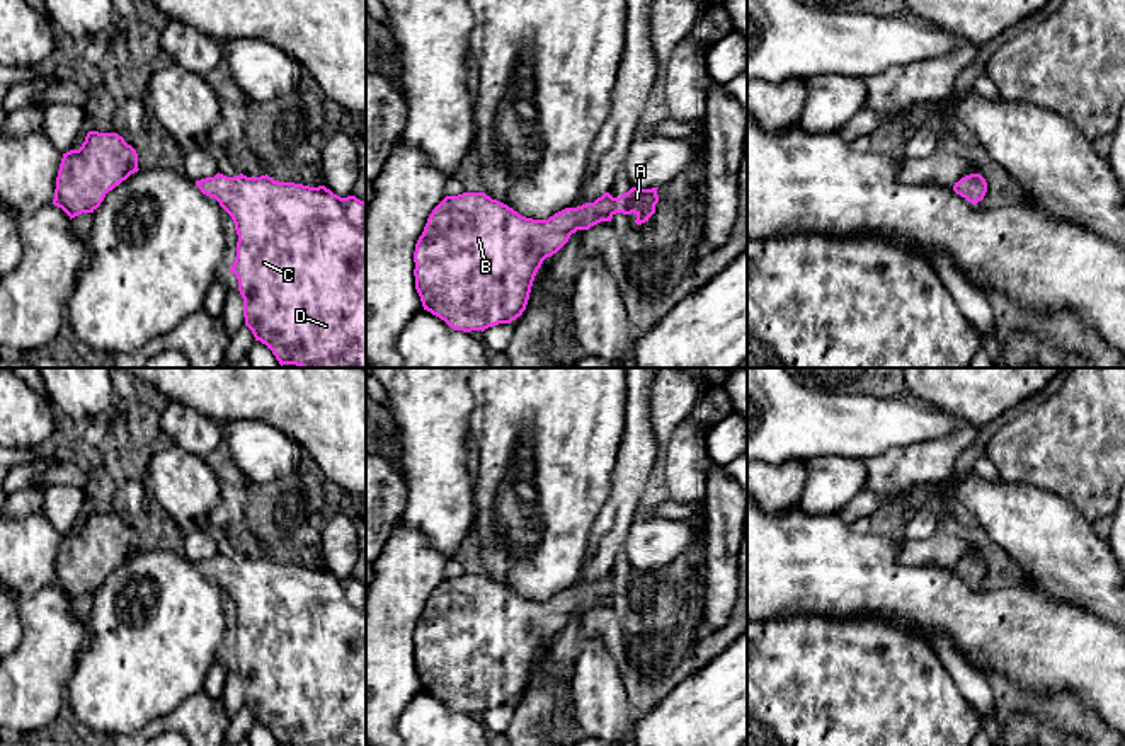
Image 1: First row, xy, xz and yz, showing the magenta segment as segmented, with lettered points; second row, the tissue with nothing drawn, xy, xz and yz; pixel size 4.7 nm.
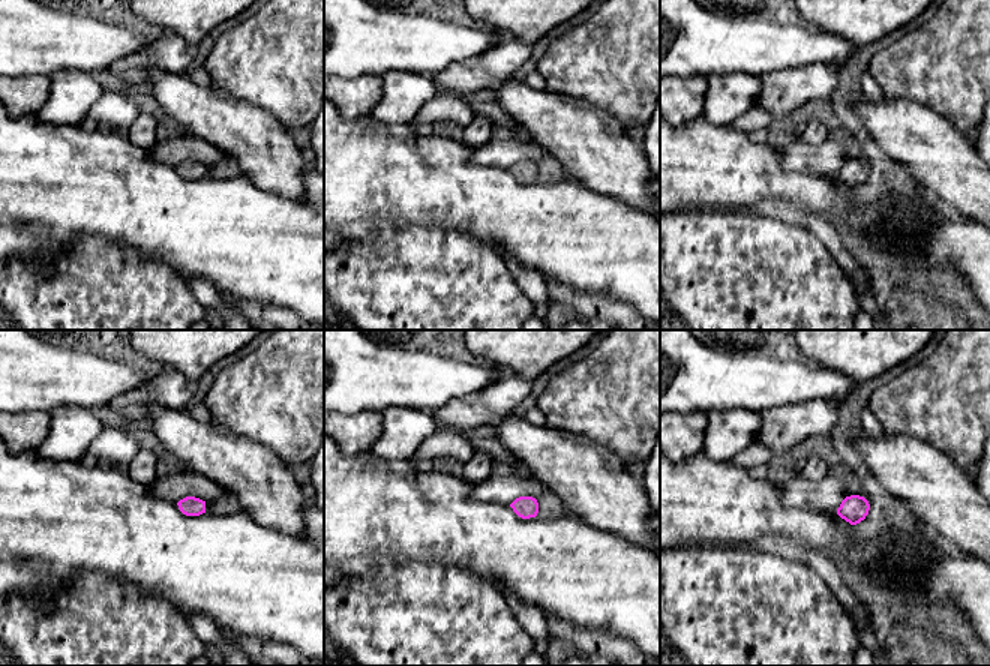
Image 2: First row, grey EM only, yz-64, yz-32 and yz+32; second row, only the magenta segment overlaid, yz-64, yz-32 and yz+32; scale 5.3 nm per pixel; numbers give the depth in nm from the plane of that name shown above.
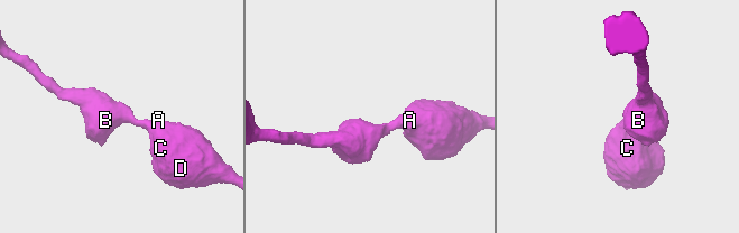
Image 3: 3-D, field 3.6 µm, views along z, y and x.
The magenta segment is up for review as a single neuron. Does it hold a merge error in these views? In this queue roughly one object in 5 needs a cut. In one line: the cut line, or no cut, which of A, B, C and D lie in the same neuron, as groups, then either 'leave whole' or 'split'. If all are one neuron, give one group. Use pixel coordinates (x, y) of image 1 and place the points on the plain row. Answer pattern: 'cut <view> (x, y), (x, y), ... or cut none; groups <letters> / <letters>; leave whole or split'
cut none; groups A B C D; leave whole

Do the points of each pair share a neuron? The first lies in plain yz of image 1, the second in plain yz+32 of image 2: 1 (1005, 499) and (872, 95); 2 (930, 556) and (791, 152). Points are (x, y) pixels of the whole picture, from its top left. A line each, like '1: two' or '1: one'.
1: two
2: one

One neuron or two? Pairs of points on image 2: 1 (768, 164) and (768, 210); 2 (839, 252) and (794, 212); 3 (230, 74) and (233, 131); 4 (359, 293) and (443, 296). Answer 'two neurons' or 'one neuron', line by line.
1: two neurons
2: one neuron
3: two neurons
4: one neuron

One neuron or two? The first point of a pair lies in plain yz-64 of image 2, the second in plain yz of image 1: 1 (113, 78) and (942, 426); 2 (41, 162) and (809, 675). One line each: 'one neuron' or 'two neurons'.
1: two neurons
2: two neurons

